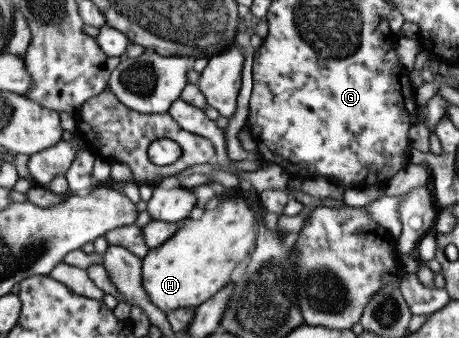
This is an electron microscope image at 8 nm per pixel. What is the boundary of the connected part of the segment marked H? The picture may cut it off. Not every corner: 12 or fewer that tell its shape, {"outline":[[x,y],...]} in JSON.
{"outline":[[224,196],[141,259],[163,314],[196,307],[254,250],[256,221]]}

